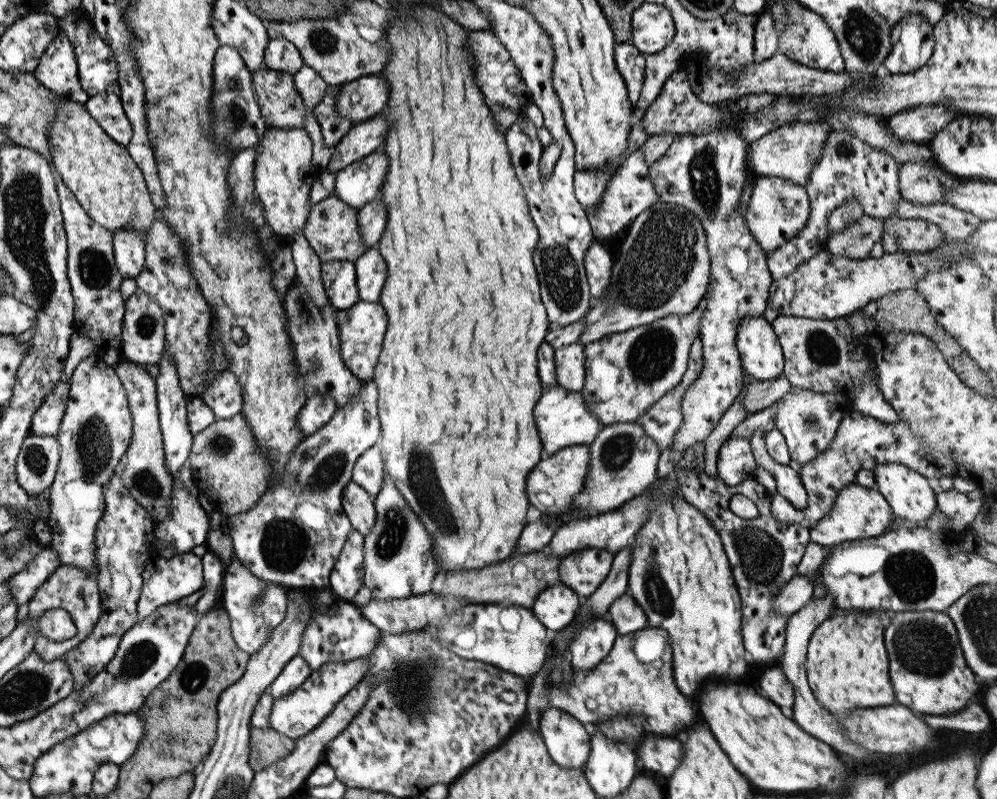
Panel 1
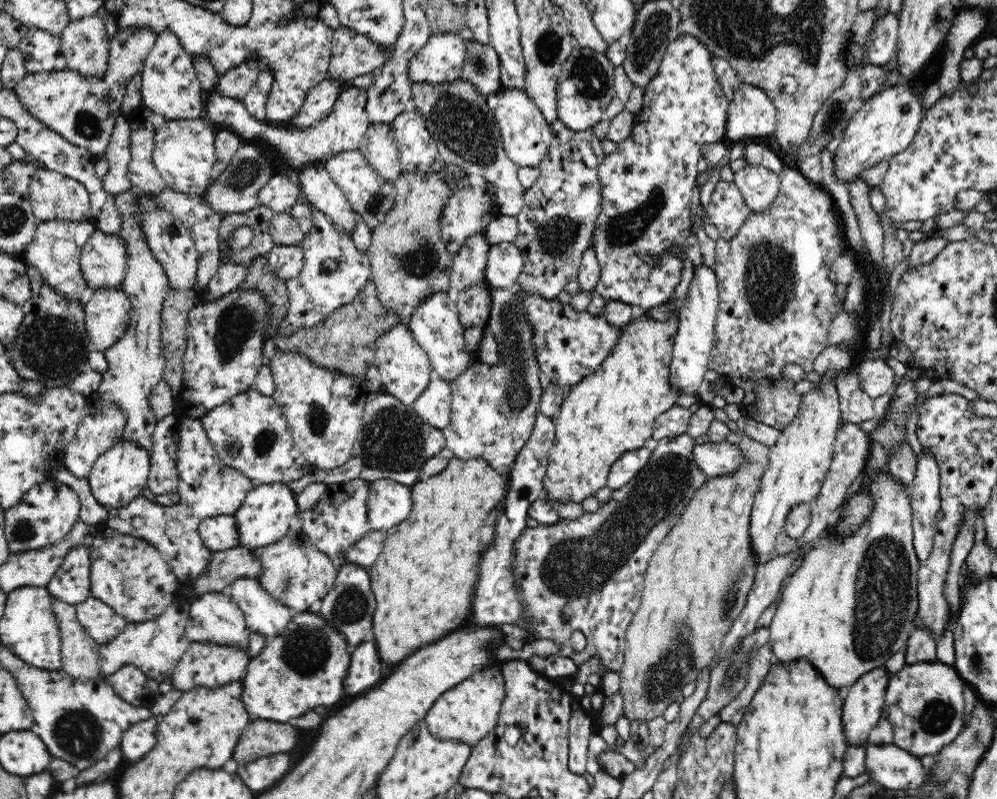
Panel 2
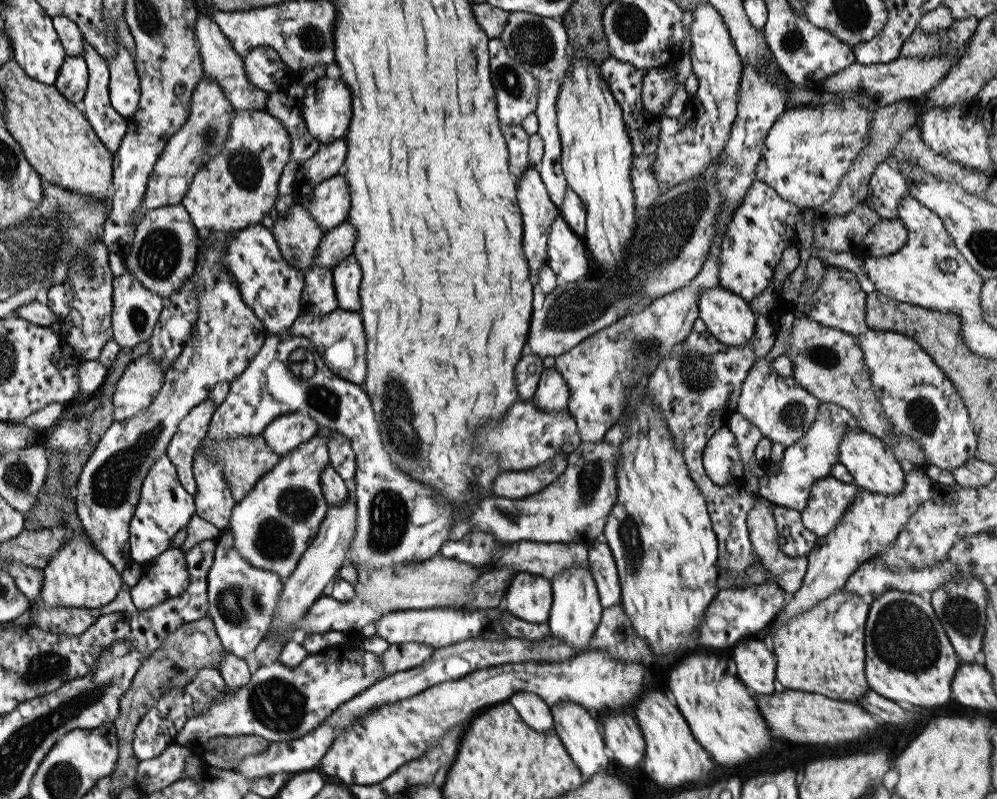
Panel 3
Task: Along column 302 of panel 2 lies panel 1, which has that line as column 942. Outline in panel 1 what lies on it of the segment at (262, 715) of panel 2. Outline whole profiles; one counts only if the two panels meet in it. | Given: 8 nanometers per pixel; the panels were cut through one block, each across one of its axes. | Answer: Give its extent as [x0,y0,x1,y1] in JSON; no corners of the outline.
[884,611,981,716]

